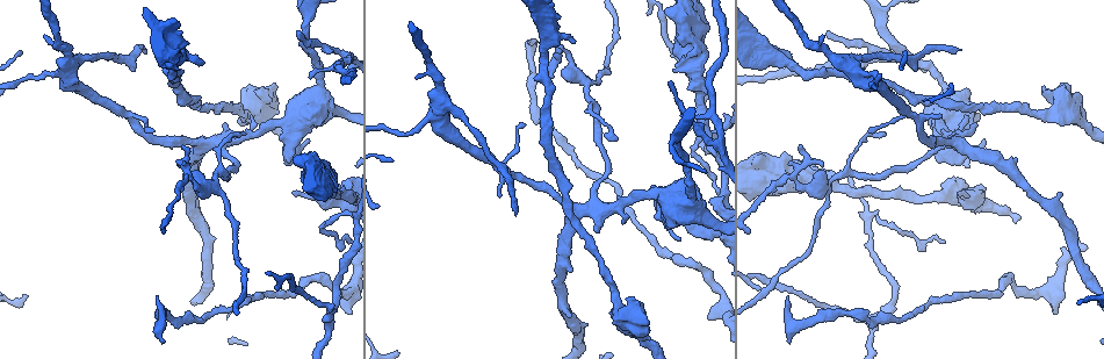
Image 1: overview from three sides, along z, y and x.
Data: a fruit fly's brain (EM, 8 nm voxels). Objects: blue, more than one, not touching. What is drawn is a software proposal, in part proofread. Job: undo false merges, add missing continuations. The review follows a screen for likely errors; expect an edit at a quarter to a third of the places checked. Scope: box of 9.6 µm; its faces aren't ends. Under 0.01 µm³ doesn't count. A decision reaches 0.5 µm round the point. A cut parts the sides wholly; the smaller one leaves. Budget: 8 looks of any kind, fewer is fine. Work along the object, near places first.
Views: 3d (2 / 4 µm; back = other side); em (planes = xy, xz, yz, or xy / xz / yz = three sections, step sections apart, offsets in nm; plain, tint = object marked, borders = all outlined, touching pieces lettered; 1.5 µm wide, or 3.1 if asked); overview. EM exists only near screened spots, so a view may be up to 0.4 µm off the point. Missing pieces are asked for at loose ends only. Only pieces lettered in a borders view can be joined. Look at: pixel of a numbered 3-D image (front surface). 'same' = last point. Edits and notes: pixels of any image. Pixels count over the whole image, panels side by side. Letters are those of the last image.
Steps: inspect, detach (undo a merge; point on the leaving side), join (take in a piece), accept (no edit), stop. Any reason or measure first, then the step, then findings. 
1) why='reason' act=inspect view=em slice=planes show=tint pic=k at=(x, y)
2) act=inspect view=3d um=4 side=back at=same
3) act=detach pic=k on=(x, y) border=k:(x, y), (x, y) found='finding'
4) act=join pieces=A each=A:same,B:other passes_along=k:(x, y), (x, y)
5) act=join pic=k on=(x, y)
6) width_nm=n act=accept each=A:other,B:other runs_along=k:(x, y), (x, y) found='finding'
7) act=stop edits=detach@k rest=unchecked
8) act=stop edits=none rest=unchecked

why='arms part here' act=inspect view=3d um=4 pic=1 at=(328, 319)

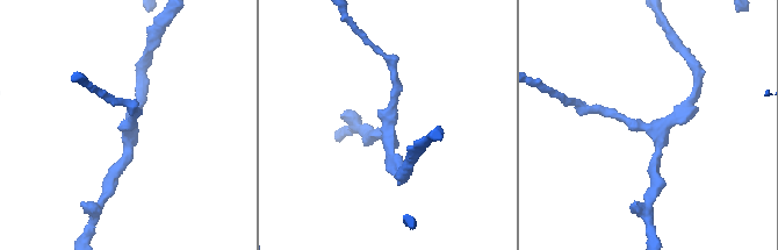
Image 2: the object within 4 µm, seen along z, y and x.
arms=3 arm_widths_nm=160,170,180 why='shape alone is not enough' act=inspect view=em slice=xy step=4 show=tint pic=2 at=(657, 127)

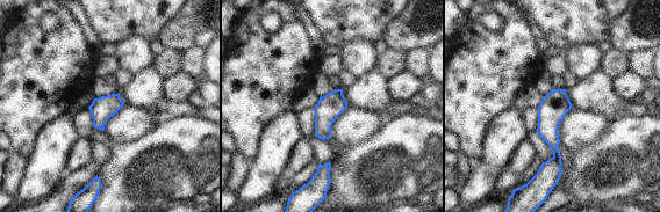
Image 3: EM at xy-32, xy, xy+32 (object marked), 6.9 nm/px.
act=inspect view=em slice=planes show=borders at=same

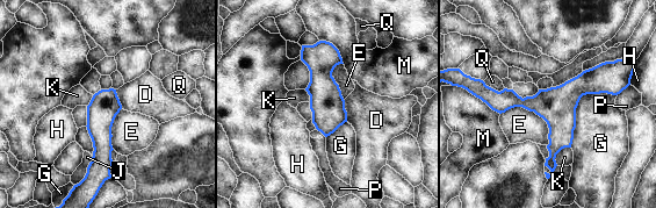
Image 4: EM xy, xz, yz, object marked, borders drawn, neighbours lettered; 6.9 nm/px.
act=accept each=D:other,E:other,G:other,H:other,J:other,K:other,M:other,P:other,Q:other runs_along=4:(618, 90), (579, 85), (560, 102), (482, 94) found='all the same neuron'

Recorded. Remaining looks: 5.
why='abrupt turn' act=inspect view=3d um=4 pic=1 at=(719, 140)

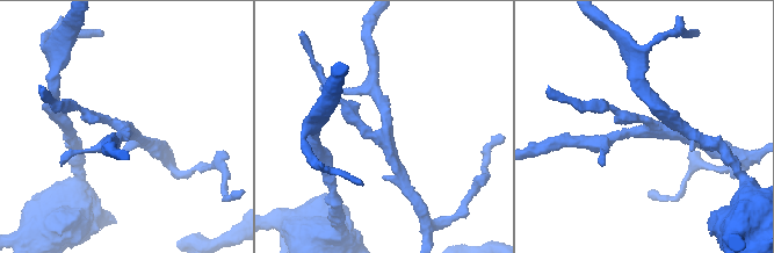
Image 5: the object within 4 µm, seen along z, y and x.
act=inspect view=em slice=yz step=8 show=tint pic=5 at=(122, 131)

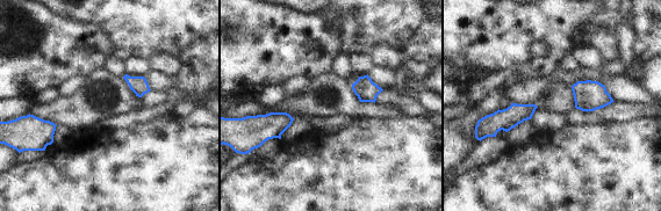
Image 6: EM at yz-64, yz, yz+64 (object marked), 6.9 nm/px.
act=inspect view=em slice=planes show=borders at=same

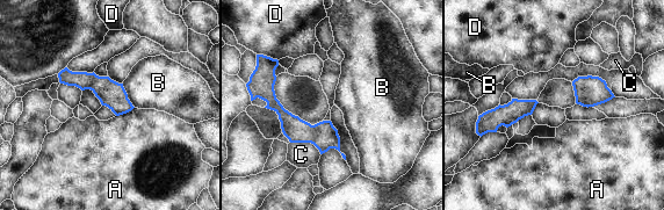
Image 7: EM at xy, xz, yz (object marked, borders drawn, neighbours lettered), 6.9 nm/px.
act=accept each=A:other,B:other,C:other,D:other runs_along=7:(272, 75), (272, 102), (337, 145) found='one neuron here'

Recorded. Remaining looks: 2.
why='tapers out' act=inspect view=3d um=4 pic=1 at=(960, 49)

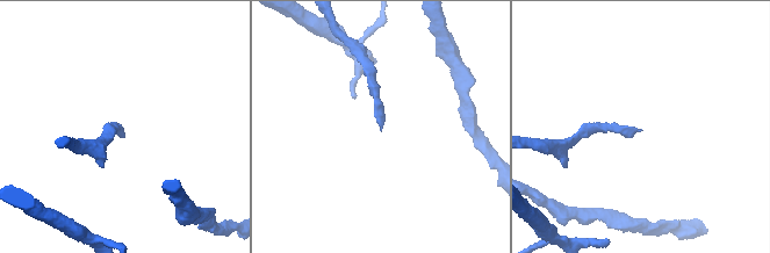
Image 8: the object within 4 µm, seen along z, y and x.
why='shape alone is not enough' act=inspect view=em slice=planes show=borders pic=8 at=(641, 129)

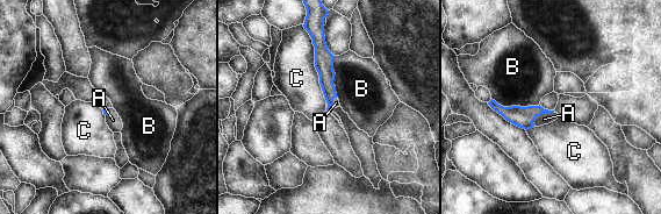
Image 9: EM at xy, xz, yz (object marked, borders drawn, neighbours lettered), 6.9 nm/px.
act=join pieces=A each=A:same,B:other,C:other passes_along=9:(522, 116), (541, 113), (544, 119) found='the neuron continues'

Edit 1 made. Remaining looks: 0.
act=stop edits=join@9 rest=unchecked

